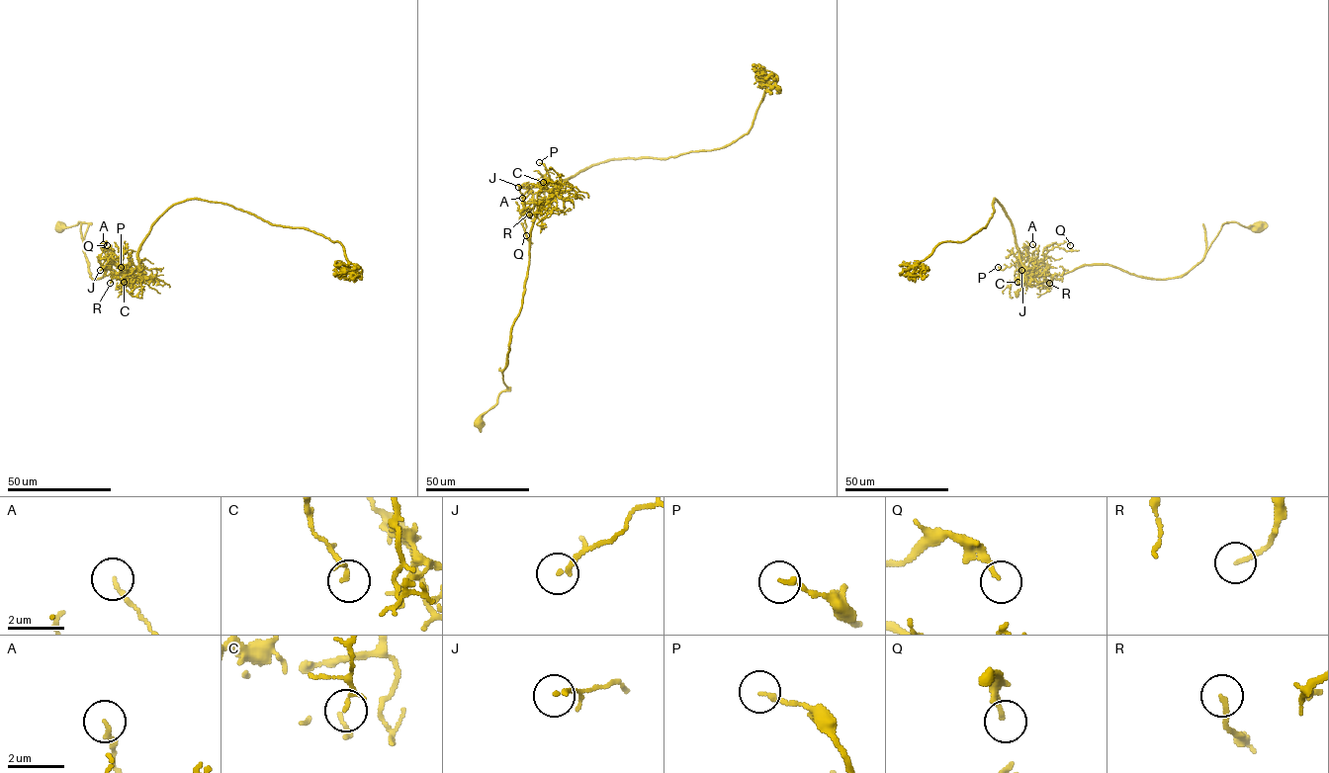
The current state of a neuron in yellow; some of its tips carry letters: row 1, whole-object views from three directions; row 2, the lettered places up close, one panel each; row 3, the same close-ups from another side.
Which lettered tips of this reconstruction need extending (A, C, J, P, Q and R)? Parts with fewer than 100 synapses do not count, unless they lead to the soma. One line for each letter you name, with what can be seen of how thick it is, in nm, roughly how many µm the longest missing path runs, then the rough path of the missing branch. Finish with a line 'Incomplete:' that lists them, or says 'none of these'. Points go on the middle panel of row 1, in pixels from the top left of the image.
Incomplete: none of these

